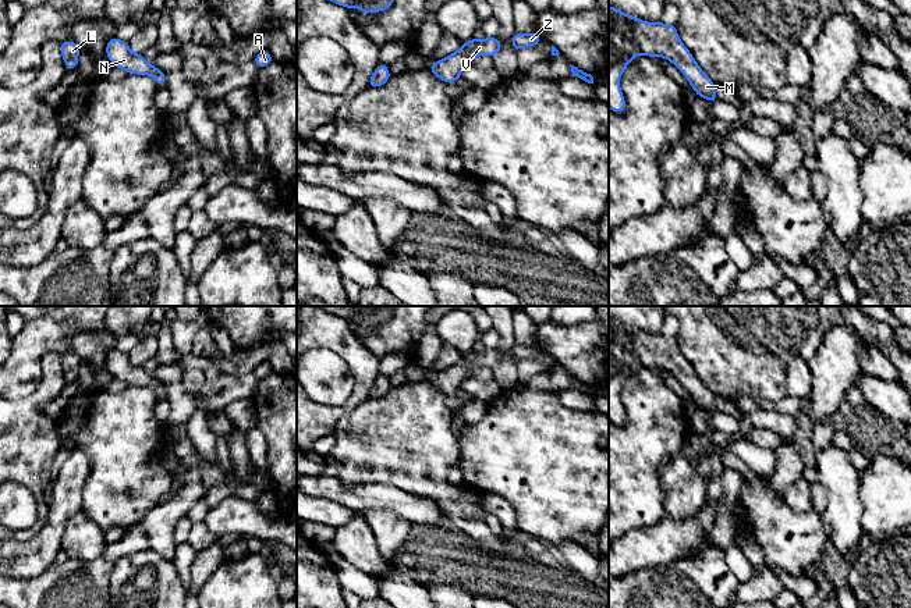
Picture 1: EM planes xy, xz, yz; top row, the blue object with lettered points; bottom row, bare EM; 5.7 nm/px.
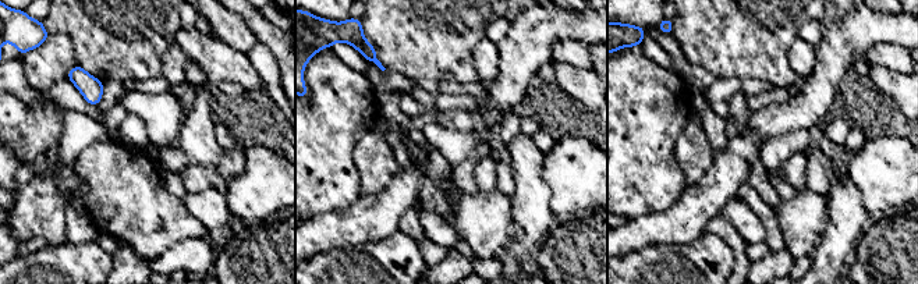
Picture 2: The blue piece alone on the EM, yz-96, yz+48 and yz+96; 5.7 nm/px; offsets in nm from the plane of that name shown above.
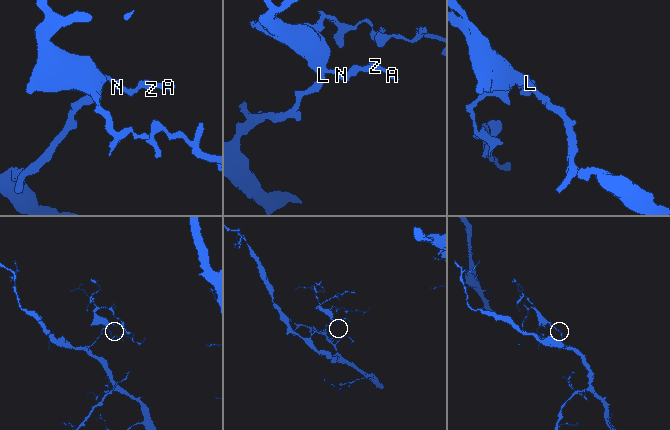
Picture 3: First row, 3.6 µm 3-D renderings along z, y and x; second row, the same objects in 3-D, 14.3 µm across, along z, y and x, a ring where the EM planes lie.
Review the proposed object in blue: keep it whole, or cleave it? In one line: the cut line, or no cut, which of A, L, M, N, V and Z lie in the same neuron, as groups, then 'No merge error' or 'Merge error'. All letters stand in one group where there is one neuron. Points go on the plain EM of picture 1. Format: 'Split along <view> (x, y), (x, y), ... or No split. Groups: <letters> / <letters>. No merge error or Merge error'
No split. Groups: A L M N V Z. No merge error

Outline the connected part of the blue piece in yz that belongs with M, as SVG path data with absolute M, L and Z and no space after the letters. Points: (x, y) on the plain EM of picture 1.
M609 317L609 420L625 423L620 399L624 380L637 370L637 365L660 367L678 378L699 409L717 412L715 394L705 387L691 363L683 356L676 337L646 334Z

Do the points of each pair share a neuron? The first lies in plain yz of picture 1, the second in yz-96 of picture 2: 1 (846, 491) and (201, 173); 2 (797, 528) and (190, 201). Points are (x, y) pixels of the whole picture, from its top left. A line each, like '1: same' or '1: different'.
1: different
2: different

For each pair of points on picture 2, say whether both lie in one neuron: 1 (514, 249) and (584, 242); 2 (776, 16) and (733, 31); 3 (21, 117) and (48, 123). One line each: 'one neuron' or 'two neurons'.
1: two neurons
2: one neuron
3: one neuron

